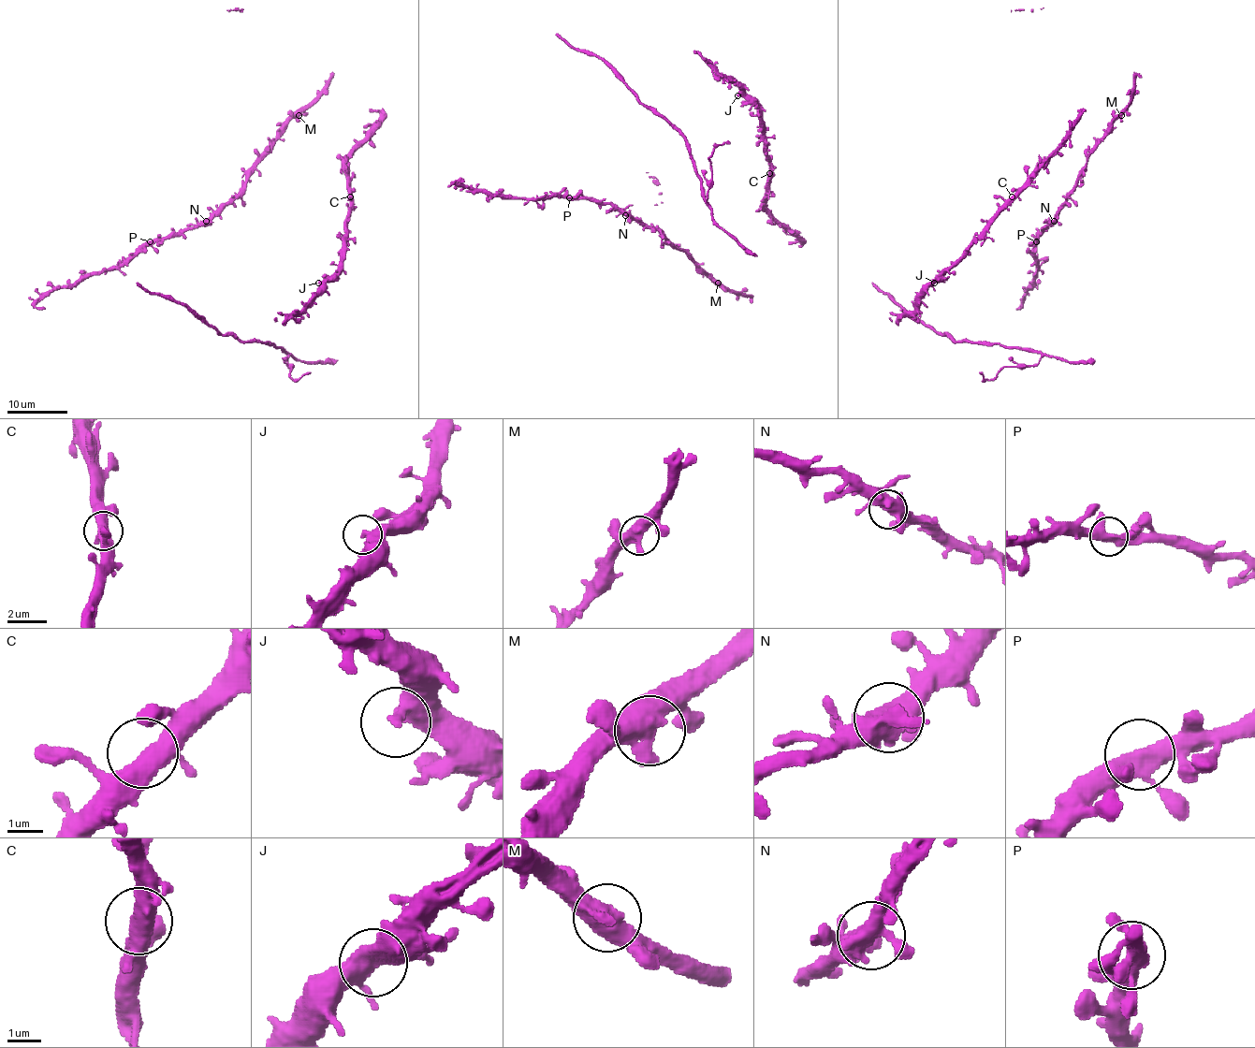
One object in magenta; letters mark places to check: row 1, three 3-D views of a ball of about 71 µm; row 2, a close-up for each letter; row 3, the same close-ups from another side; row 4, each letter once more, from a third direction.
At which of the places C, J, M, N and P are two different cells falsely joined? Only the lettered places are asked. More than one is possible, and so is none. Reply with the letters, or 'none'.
none

